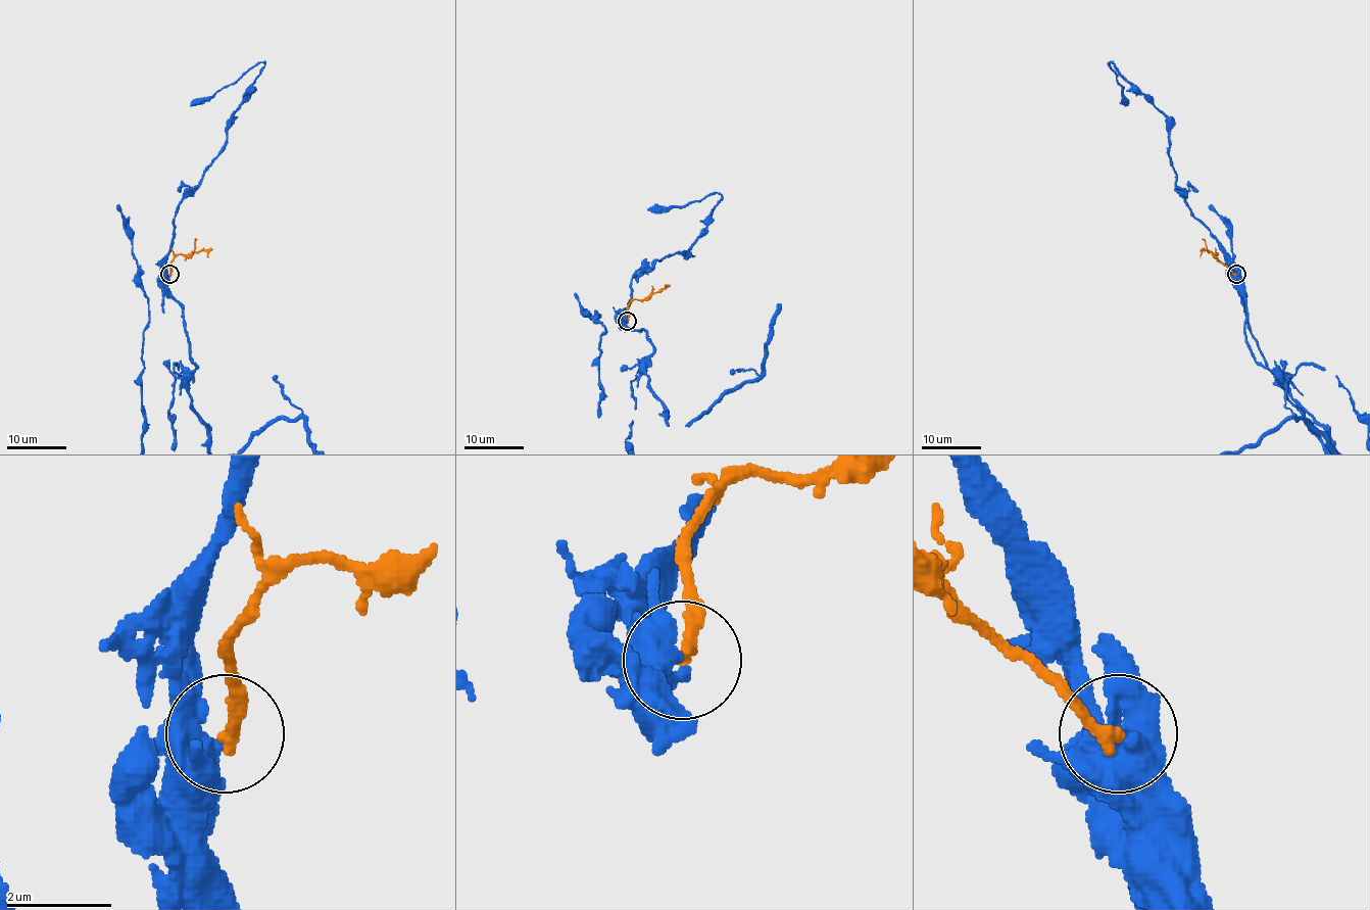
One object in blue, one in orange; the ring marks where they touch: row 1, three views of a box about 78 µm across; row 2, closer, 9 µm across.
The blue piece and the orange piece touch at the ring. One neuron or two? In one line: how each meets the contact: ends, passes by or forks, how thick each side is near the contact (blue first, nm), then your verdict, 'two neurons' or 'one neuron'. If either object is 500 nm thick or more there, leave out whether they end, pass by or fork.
calibres 600 and 240 nm; two neurons

